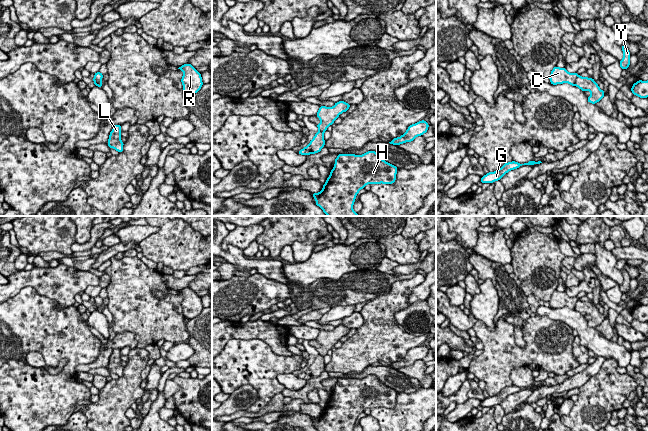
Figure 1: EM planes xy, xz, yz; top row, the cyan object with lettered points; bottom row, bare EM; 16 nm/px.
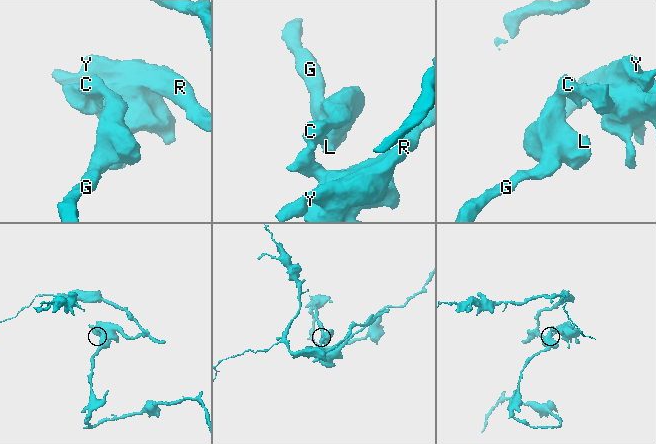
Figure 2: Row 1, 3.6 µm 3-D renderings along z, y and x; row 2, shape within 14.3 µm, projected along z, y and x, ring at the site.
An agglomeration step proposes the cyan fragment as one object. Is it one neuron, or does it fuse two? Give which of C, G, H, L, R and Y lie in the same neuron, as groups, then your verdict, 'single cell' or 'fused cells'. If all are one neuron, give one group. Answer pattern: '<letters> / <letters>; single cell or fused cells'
C G L / H R Y; fused cells

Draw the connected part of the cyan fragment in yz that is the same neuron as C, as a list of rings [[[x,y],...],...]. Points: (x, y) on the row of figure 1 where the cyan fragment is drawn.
[[[555,66],[551,71],[549,76],[550,83],[553,85],[563,84],[567,82],[568,84],[574,86],[578,73],[569,73],[566,68],[560,68]]]

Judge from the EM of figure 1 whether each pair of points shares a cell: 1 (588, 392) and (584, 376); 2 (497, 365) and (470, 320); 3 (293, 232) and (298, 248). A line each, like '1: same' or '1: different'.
1: different
2: different
3: different

